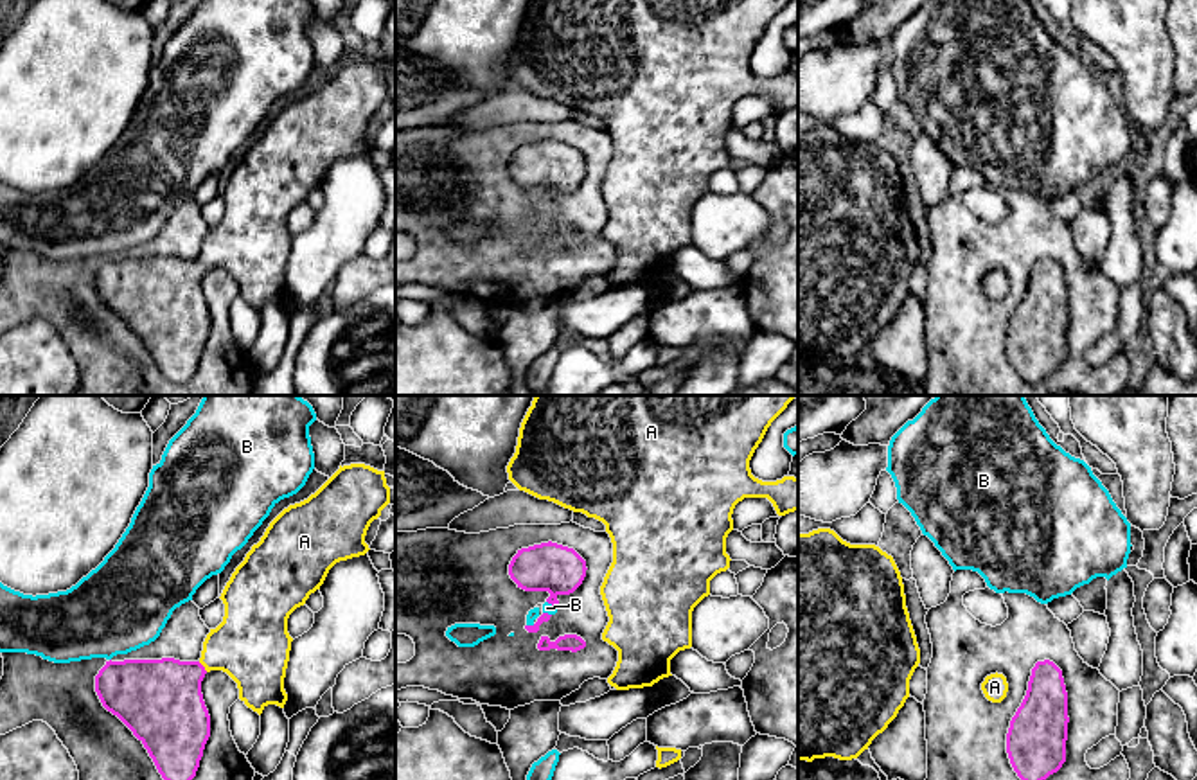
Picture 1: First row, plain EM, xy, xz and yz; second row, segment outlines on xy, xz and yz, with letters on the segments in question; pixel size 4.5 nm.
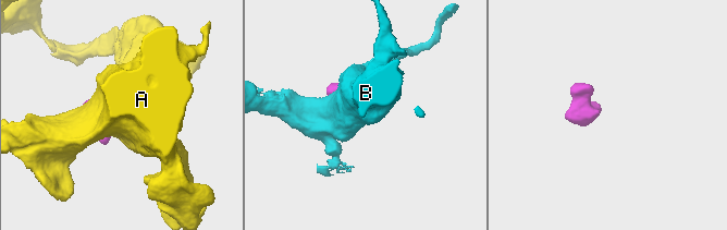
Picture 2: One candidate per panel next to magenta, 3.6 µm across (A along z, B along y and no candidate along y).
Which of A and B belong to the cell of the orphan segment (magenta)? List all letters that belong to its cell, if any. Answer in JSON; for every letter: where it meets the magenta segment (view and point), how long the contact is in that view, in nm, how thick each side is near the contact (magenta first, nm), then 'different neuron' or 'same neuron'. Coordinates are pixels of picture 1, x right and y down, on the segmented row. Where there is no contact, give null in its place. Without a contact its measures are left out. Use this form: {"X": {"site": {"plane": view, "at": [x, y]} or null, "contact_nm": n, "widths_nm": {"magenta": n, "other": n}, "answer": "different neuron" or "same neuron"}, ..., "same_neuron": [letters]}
{"A": {"site": {"plane": "xy", "at": [203, 667]}, "contact_nm": 60, "widths_nm": {"magenta": 380, "other": 340}, "answer": "same neuron"}, "B": {"site": {"plane": "xz", "at": [552, 604]}, "contact_nm": 60, "widths_nm": {"magenta": 220, "other": 50}, "answer": "different neuron"}, "same_neuron": ["A"]}

